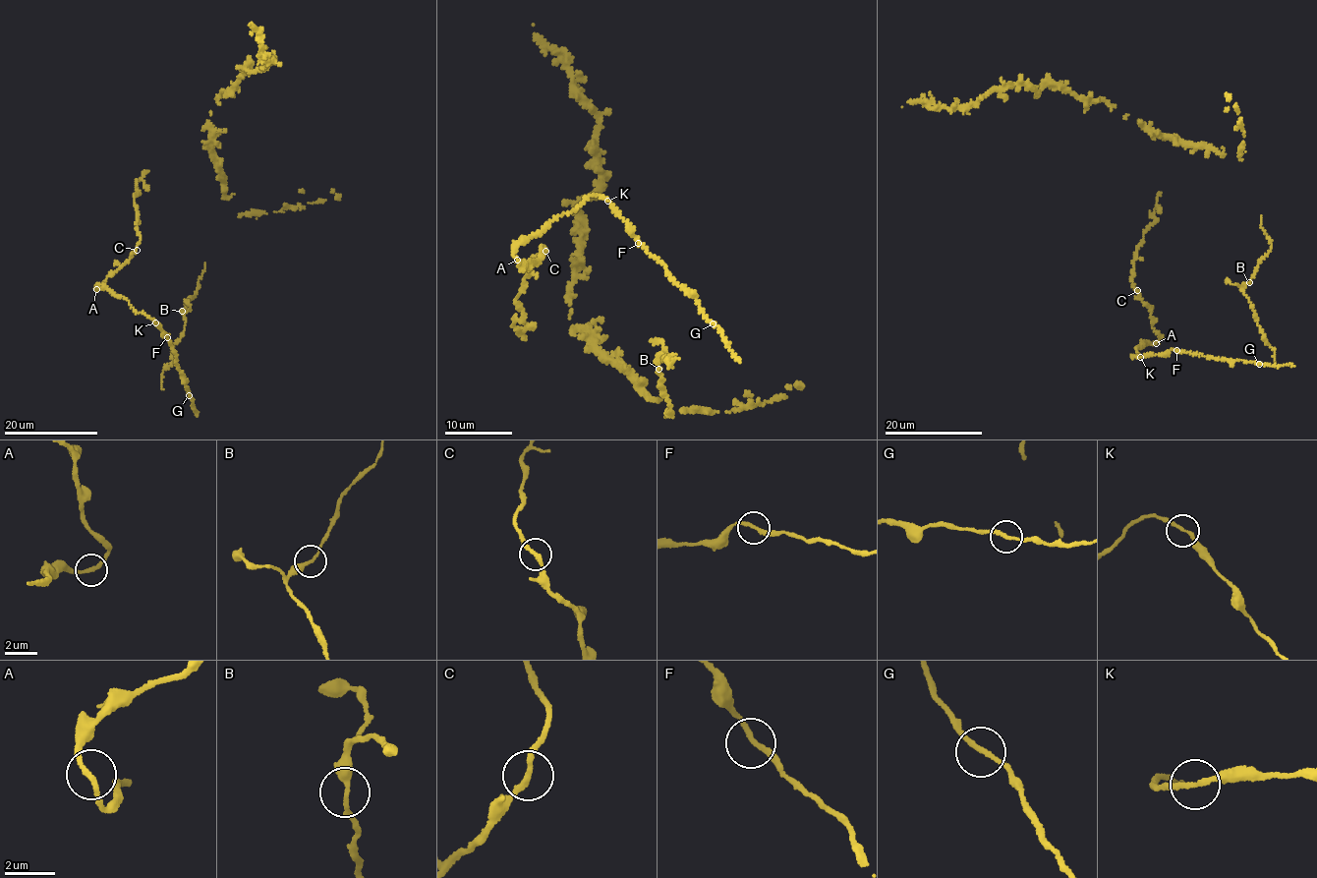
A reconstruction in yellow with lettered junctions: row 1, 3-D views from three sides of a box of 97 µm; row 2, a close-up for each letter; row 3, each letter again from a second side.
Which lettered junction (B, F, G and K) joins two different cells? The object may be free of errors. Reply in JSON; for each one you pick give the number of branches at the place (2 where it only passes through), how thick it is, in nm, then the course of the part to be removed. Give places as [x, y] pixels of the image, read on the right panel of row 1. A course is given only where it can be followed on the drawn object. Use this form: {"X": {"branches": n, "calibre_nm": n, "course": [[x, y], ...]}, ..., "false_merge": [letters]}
{"false_merge": []}

